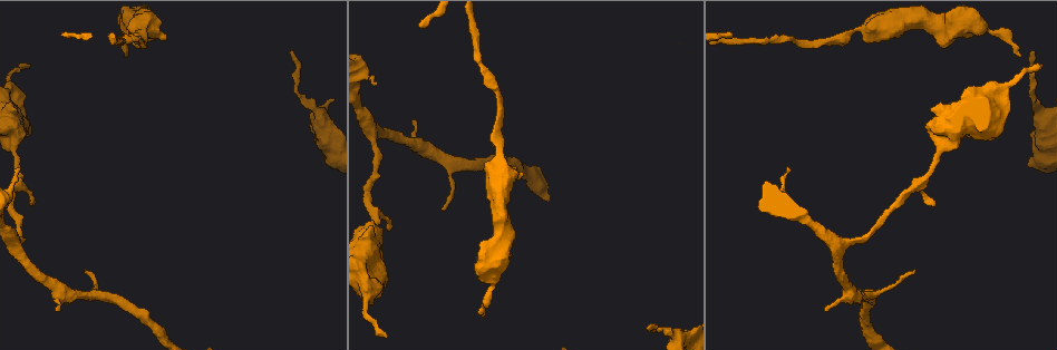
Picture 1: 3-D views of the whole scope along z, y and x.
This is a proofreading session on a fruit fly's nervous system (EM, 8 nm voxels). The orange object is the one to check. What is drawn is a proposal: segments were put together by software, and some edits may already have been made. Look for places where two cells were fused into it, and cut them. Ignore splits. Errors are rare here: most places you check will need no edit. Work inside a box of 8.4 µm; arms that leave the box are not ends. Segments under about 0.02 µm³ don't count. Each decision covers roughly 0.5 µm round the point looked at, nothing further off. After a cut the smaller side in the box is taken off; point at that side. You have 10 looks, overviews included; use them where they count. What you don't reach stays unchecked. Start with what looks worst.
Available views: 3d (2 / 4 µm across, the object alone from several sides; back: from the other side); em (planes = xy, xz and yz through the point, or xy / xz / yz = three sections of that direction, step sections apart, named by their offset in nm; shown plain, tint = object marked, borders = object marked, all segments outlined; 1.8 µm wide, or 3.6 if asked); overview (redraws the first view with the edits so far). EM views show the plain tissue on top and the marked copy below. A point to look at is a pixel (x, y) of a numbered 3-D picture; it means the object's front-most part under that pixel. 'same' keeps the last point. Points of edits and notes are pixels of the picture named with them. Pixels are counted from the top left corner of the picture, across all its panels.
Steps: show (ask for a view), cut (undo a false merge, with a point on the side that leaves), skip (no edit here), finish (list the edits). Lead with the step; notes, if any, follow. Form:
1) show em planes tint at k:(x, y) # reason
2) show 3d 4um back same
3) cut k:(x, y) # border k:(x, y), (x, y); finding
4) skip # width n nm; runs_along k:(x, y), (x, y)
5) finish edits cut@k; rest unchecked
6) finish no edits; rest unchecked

show 3d 2um at 1:(674, 334) # calibre changes

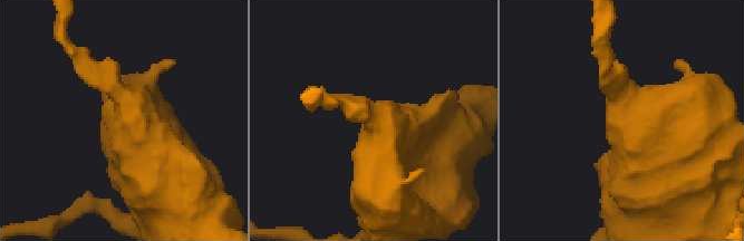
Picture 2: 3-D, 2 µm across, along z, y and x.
show em 3.6um xz step 8 tint at 2:(122, 96) # need the tissue

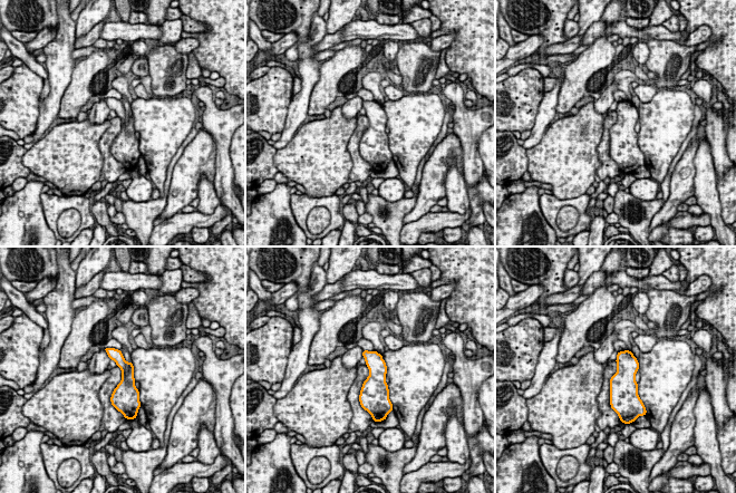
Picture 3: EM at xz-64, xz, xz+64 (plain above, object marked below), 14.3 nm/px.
show em 3.6um planes tint same # another direction

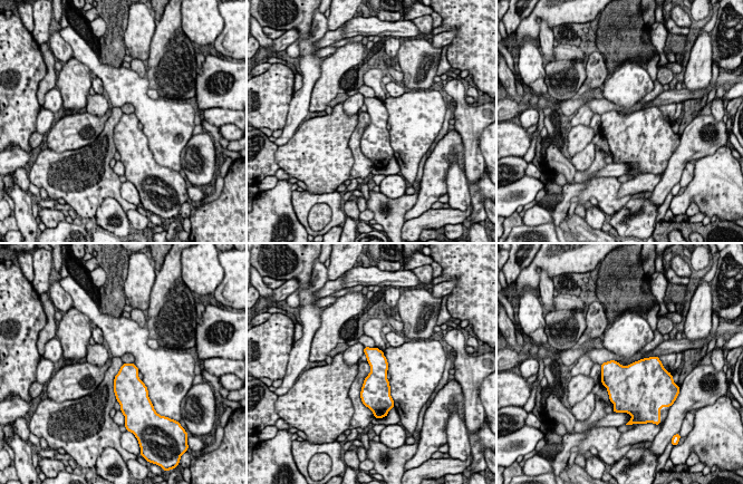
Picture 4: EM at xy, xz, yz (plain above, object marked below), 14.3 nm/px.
skip # one cell here

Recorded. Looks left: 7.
show em 3.6um xz step 4 tint at 1:(981, 29) # sudden change in width

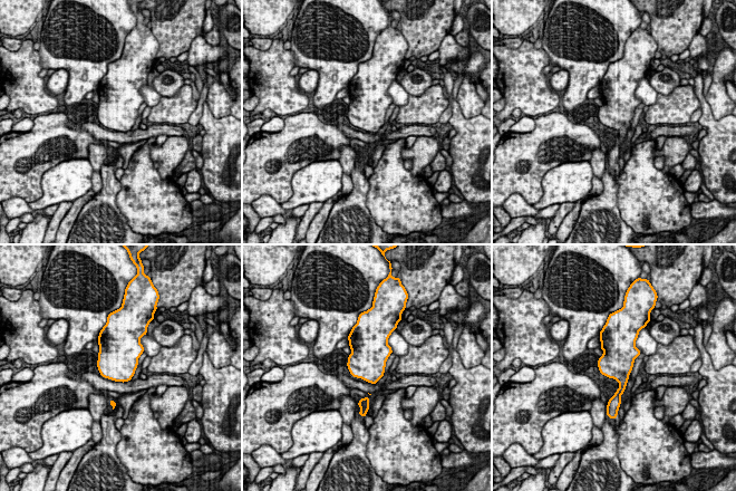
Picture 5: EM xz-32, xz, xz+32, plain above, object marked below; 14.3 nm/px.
skip # continuous, no second cell

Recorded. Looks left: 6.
show 3d 4um at 1:(13, 137) # thick turns thin

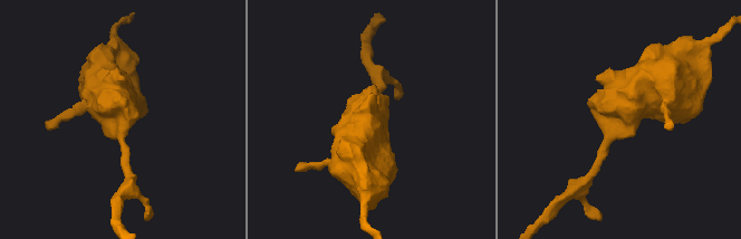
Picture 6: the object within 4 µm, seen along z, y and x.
show em 3.6um yz step 4 tint at 6:(122, 116)

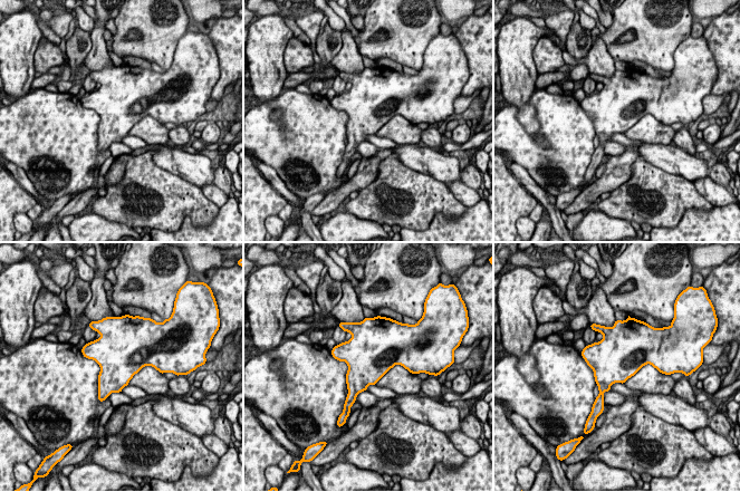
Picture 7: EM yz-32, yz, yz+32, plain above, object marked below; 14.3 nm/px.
show em 3.6um planes tint same # cut it another way

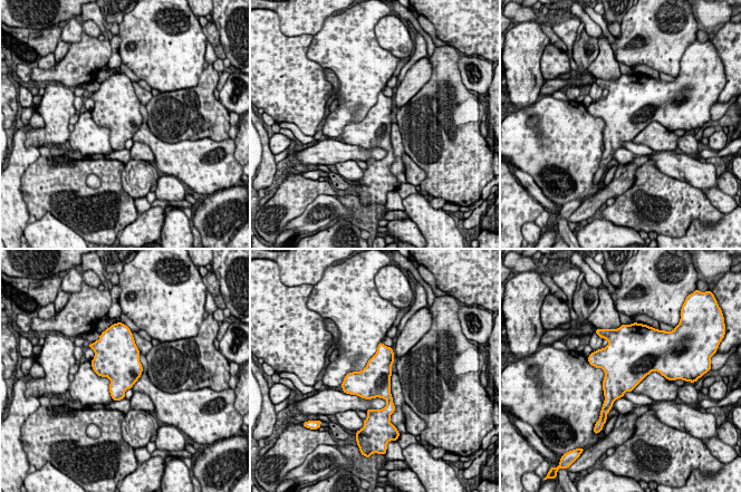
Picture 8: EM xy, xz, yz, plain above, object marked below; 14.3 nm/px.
skip # one cell here

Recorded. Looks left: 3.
show 3d 4um at 1:(370, 131) # arms part here

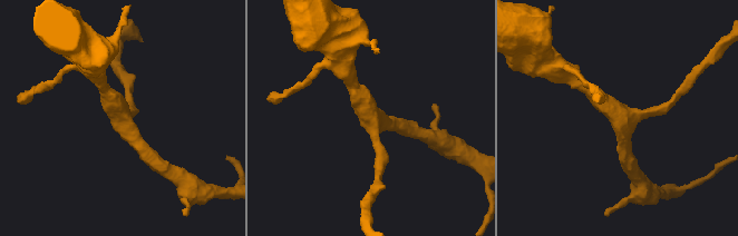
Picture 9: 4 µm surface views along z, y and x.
show em planes tint at 9:(124, 119) # arms 3

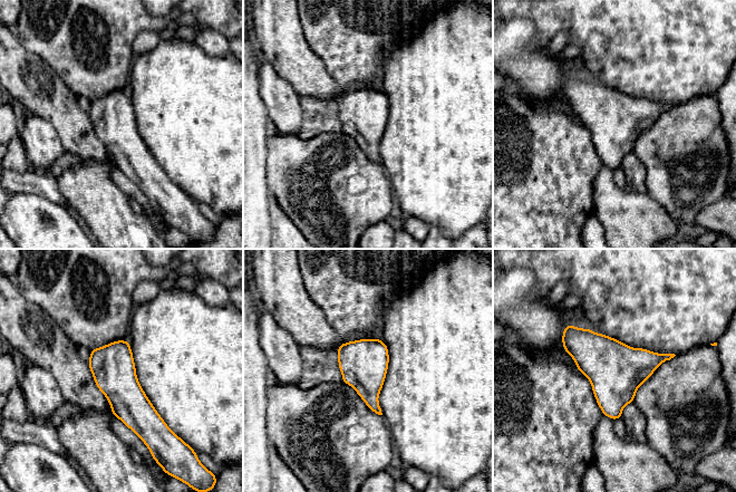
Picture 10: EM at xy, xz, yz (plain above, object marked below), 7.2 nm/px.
skip # one cell here

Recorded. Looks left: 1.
finish no edits; rest unchecked

